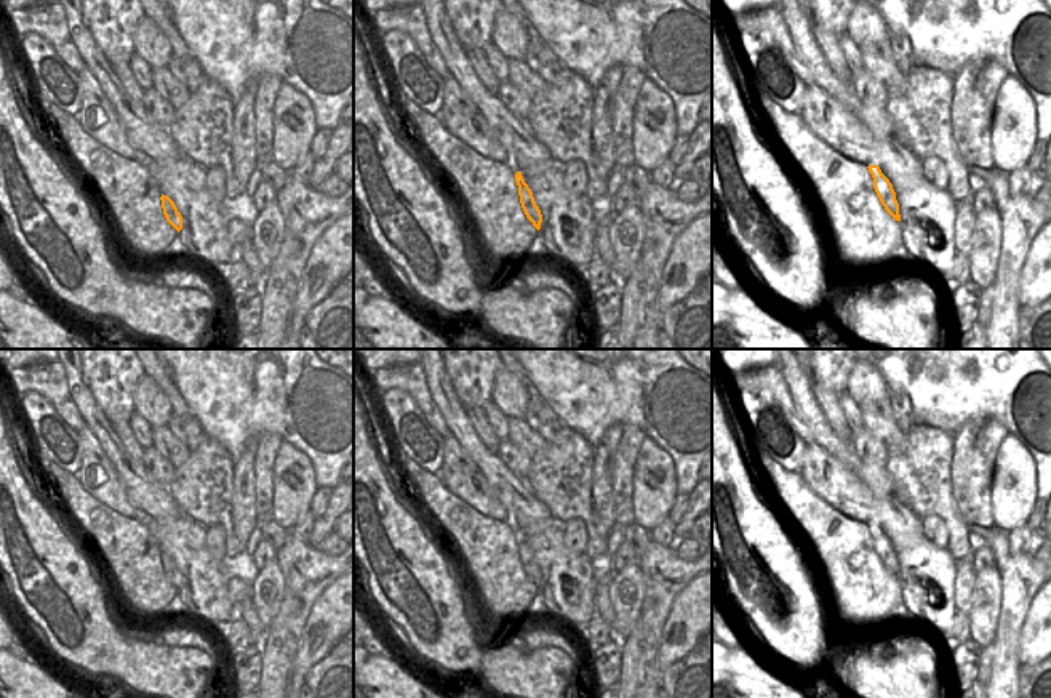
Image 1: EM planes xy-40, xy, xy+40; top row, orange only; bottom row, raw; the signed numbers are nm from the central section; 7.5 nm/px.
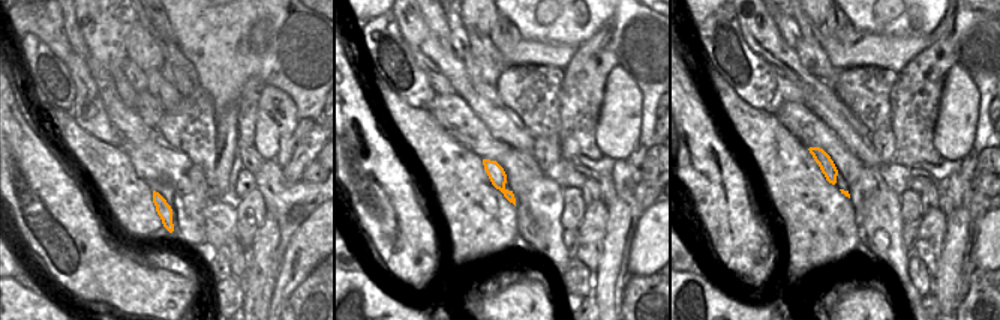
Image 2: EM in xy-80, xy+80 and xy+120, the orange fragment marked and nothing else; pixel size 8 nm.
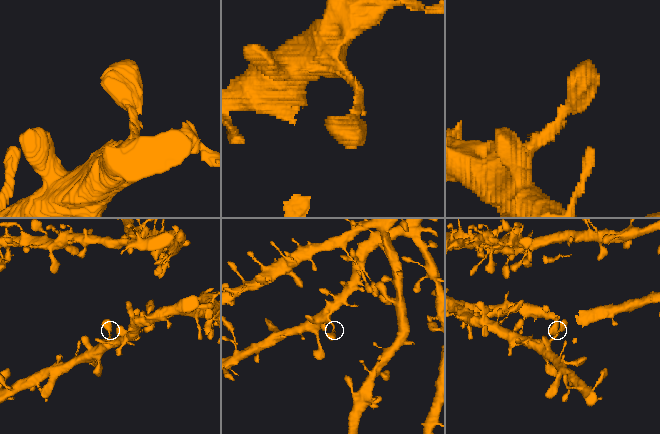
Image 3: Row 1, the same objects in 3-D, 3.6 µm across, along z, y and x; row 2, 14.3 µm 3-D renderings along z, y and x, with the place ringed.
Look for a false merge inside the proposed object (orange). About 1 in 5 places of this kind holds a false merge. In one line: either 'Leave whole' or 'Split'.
Leave whole.

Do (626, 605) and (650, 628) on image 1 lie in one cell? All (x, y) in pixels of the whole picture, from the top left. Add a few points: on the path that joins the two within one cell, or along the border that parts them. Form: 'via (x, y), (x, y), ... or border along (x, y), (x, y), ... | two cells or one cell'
border along (642, 575), (645, 594), (640, 613) | two cells

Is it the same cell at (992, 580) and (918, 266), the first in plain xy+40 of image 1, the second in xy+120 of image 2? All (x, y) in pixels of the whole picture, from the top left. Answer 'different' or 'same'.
different

